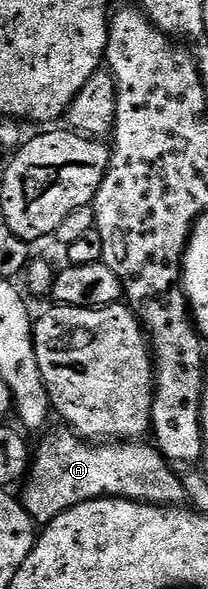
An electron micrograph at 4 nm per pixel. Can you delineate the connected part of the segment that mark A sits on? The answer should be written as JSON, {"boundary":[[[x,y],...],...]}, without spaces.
{"boundary":[[[74,431],[66,432],[49,434],[30,458],[29,472],[21,485],[21,504],[32,521],[52,521],[74,505],[100,501],[103,497],[172,507],[182,506],[187,501],[182,478],[175,475],[176,470],[163,460],[163,454],[154,444],[147,442],[146,445],[143,439],[96,443]]]}

